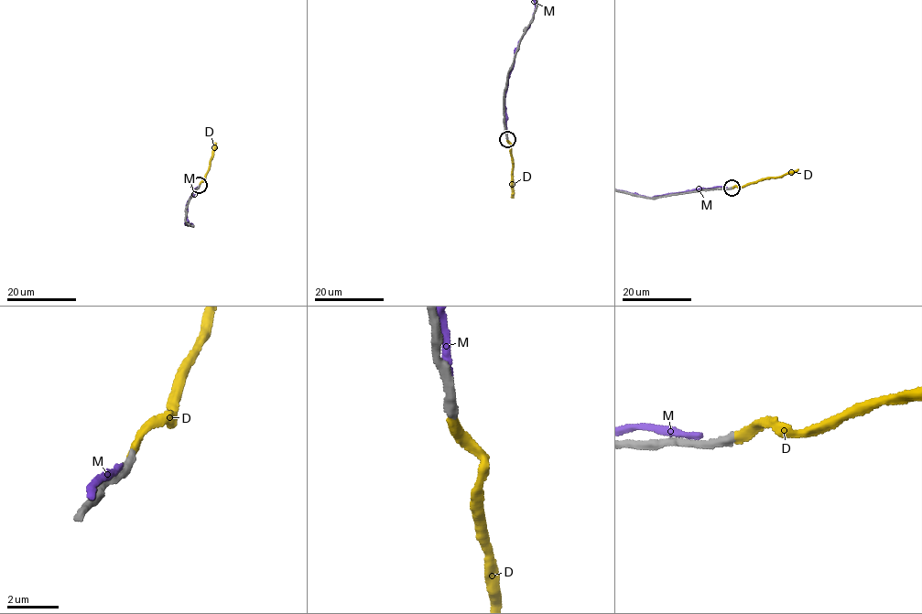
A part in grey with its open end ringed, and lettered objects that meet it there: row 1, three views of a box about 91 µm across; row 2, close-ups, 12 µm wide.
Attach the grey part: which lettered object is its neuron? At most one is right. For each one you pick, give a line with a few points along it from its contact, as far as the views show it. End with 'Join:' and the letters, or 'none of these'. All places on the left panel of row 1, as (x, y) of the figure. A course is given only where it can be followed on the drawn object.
D: via (199, 186), (205, 179), (210, 167), (214, 143)
Join: D

